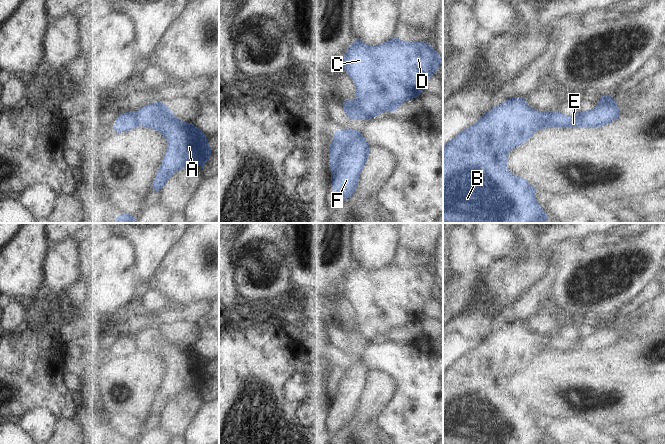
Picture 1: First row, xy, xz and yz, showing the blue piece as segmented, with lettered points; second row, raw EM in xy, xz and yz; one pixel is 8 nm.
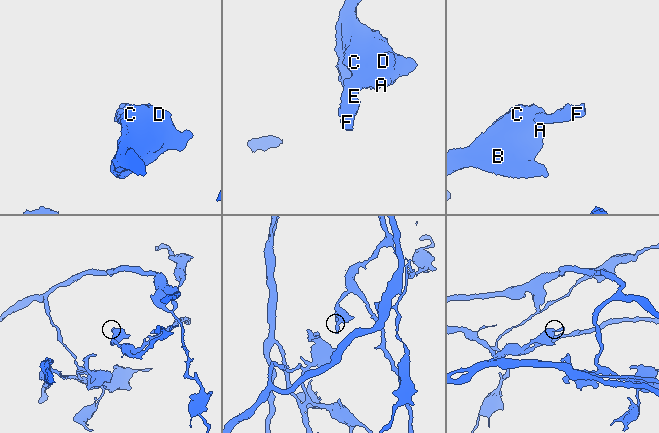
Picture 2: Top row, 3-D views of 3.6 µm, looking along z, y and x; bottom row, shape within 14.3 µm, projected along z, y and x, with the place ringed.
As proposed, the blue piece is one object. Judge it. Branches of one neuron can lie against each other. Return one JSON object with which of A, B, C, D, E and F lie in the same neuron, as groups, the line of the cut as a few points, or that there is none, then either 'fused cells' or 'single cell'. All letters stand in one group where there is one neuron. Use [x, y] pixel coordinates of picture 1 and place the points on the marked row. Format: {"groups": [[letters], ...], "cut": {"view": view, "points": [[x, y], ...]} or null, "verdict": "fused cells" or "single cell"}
{"groups": [["A", "B", "C", "D"], ["E", "F"]], "cut": {"view": "xz", "points": [[356, 101], [368, 114], [373, 116]]}, "verdict": "fused cells"}

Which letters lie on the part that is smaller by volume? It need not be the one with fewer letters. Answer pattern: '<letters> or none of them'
E, F

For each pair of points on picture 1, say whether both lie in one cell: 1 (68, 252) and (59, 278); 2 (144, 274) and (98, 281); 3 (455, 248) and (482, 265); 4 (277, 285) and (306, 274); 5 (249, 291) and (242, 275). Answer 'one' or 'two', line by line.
1: one
2: two
3: one
4: two
5: one

